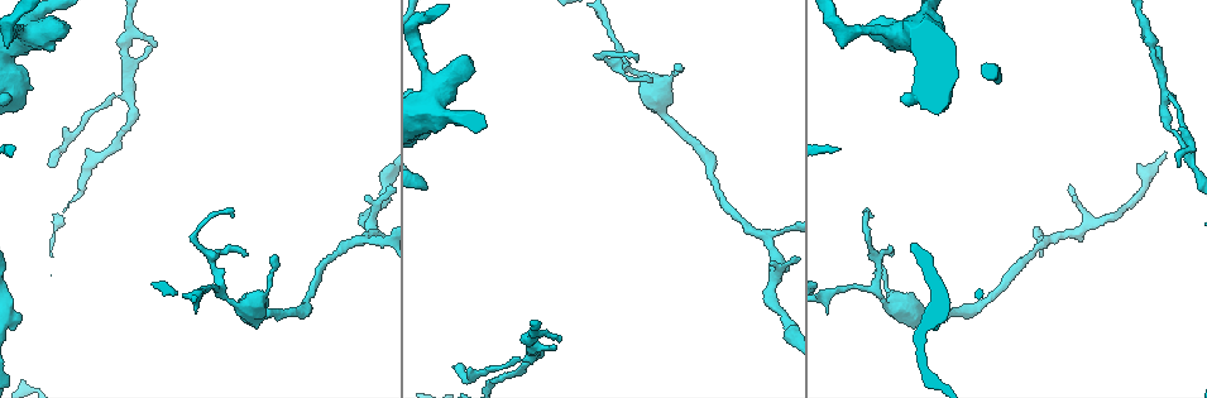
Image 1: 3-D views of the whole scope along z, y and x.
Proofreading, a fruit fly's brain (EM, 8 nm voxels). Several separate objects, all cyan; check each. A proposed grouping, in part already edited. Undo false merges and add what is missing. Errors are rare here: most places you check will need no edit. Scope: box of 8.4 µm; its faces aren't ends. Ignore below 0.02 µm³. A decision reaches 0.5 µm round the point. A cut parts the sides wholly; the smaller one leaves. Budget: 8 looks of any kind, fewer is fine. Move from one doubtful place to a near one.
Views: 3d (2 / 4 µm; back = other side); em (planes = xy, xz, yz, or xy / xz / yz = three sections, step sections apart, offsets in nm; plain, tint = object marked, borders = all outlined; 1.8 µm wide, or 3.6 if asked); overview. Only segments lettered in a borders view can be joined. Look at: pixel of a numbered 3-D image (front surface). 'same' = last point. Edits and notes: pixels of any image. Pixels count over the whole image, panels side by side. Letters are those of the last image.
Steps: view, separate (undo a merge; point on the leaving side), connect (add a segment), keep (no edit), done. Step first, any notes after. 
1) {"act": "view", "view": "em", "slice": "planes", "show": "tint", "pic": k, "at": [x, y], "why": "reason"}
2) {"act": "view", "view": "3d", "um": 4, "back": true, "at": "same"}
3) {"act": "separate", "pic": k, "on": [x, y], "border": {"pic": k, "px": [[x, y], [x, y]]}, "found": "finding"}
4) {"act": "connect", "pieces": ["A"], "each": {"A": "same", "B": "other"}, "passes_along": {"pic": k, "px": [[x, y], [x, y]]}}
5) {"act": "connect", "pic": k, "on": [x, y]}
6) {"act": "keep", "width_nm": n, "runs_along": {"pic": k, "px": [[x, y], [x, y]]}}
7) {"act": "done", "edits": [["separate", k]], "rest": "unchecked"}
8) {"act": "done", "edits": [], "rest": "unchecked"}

{"act": "view", "view": "3d", "um": 2, "pic": 1, "at": [538, 353], "why": "two arms in line, one across"}

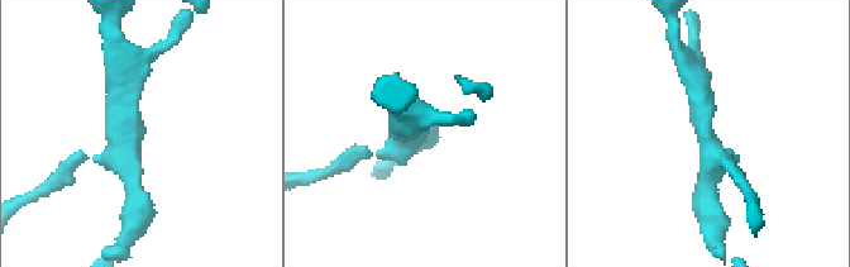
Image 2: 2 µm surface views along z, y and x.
{"act": "view", "view": "em", "slice": "xy", "step": 8, "show": "tint", "pic": 2, "at": [411, 136], "arms": 3}

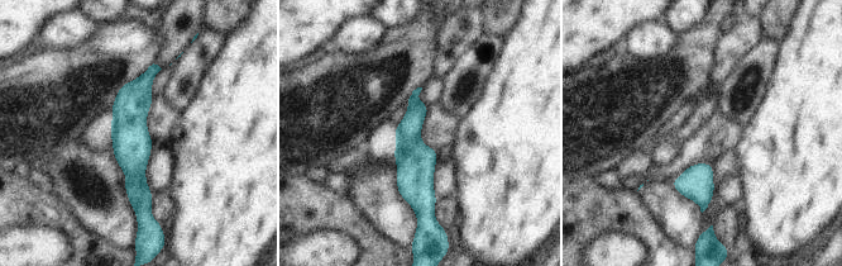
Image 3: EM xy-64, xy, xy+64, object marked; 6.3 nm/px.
{"act": "view", "view": "em", "slice": "planes", "show": "borders", "at": "same"}

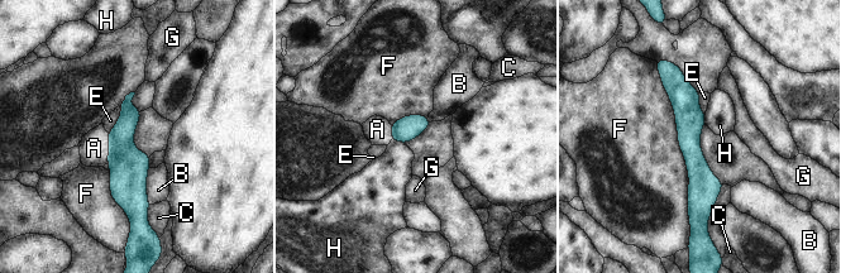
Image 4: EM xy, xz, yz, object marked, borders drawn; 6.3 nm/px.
{"act": "keep", "longest_contact_nm": ["F", 1050], "each": {"A": "other", "B": "other", "C": "other", "E": "other", "F": "other", "G": "other", "H": "other"}, "found": "all the same cell"}

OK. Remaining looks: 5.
{"act": "view", "view": "em", "slice": "yz", "step": 16, "show": "borders", "pic": 1, "at": [452, 366], "why": "branch stops here"}

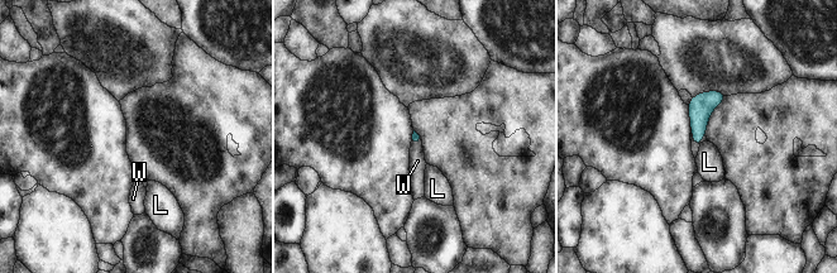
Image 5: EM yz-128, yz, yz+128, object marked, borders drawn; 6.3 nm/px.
{"act": "view", "view": "em", "slice": "planes", "show": "borders", "at": "same", "why": "another direction"}

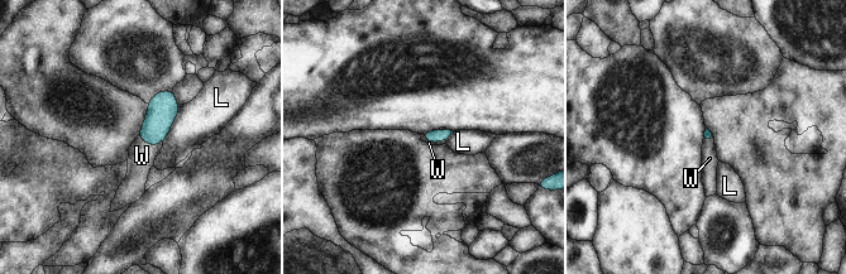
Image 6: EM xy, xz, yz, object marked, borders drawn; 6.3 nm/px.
{"act": "connect", "pieces": ["W"], "longest_contact_nm": ["L", 260], "each": {"L": "other", "W": "same"}, "passes_along": {"pic": 6, "px": [[163, 107], [149, 144], [142, 155]]}, "found": "the cell continues"}

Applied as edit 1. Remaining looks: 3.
{"act": "view", "view": "em", "slice": "planes", "show": "borders", "pic": 1, "at": [1050, 242], "why": "sharp bend"}

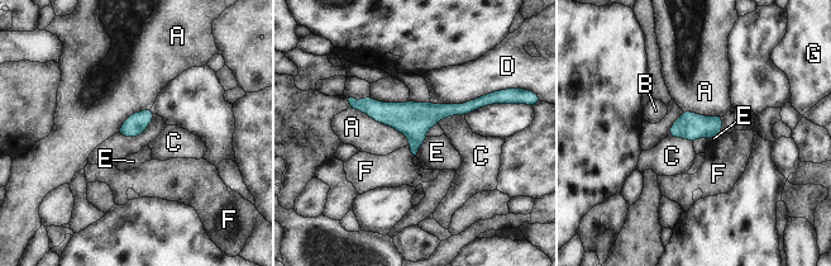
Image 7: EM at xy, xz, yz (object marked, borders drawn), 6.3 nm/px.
{"act": "keep", "each": {"A": "other", "B": "other", "C": "other", "D": "other", "E": "other", "F": "other", "G": "other"}, "border": {"pic": 7, "px": [[350, 105], [401, 132], [409, 145]]}, "found": "all the same cell"}

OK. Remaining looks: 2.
{"act": "done", "edits": [["connect", 6]], "rest": "unchecked"}

